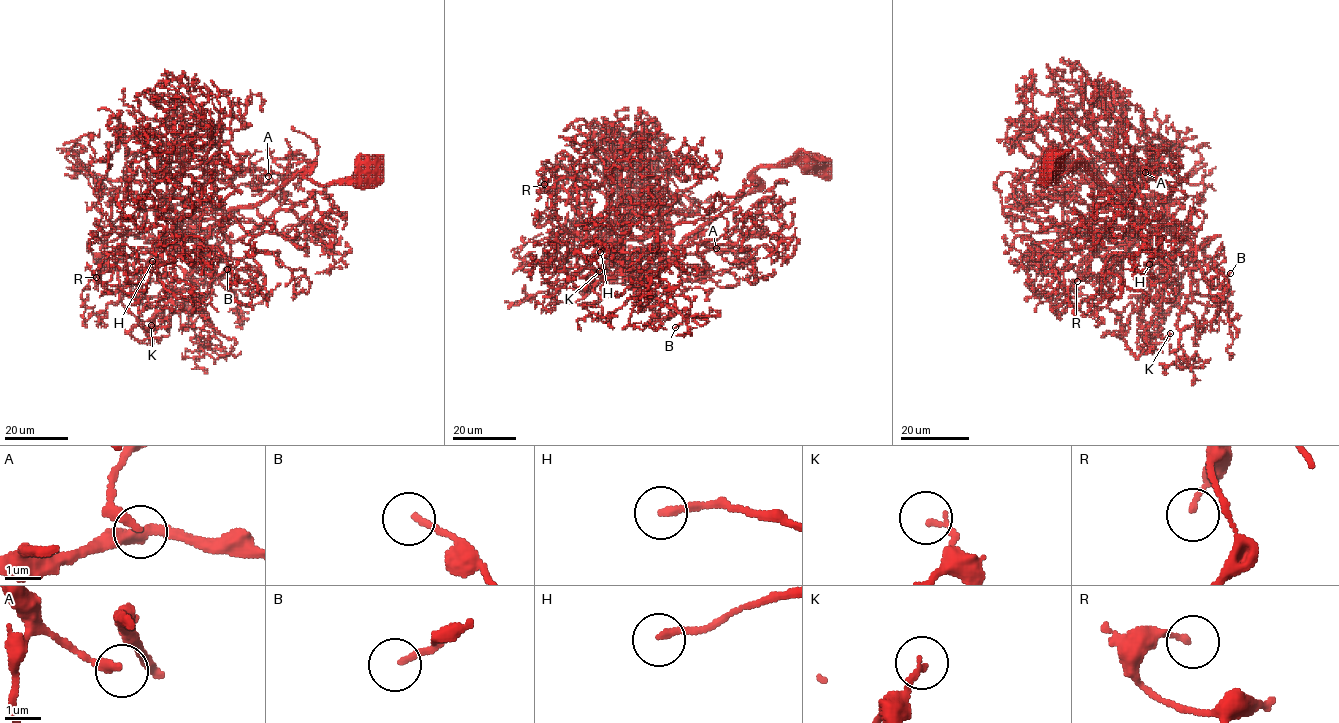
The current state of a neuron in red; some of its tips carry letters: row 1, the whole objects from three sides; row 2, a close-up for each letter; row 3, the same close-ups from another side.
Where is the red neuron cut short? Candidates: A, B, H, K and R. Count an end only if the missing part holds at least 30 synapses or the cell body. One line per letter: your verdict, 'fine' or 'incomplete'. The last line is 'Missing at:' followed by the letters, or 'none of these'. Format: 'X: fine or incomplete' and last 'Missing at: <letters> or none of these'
A: fine
B: fine
H: fine
K: fine
R: fine
Missing at: none of these

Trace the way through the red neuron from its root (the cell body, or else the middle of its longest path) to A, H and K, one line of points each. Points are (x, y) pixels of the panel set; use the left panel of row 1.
A: (363, 168), (328, 184), (302, 170), (203, 231), (170, 202), (213, 178), (249, 170), (258, 188), (268, 176)
H: (363, 168), (328, 184), (302, 170), (203, 231), (178, 216), (156, 242), (174, 263), (152, 261)
K: (363, 168), (328, 184), (302, 170), (203, 231), (178, 216), (156, 242), (174, 280), (151, 325)

